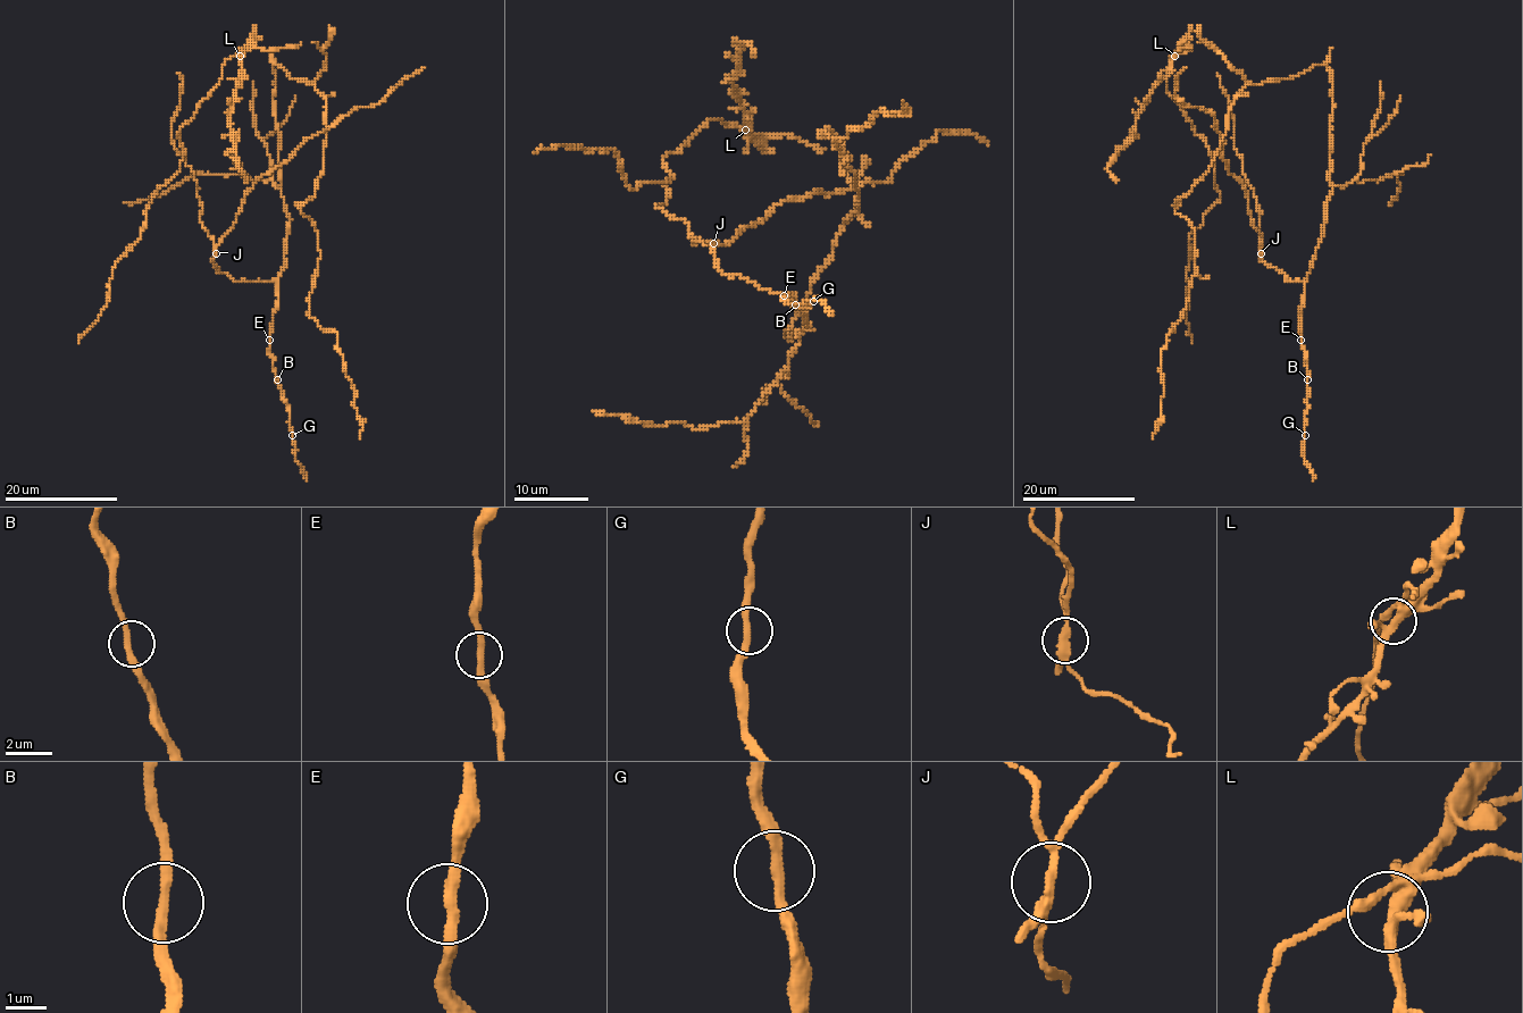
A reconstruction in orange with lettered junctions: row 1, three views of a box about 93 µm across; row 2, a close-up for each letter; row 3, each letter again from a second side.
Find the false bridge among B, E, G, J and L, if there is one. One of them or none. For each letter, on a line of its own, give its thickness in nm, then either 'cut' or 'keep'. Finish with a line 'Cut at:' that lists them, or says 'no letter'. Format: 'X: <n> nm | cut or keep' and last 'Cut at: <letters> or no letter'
B: 260 nm | keep
E: 280 nm | keep
G: 280 nm | keep
J: 240 nm | cut
L: 320 nm | keep
Cut at: J

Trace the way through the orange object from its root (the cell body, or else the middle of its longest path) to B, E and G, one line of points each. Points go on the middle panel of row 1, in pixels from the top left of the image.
B: (792, 334), (796, 336), (798, 333), (801, 336), (804, 329), (811, 327), (792, 298), (784, 300), (795, 304)
E: (792, 334), (796, 336), (798, 333), (801, 336), (804, 329), (811, 327), (796, 303), (784, 295)
G: (792, 334), (801, 336), (811, 327), (792, 298), (784, 300), (792, 304), (813, 301)

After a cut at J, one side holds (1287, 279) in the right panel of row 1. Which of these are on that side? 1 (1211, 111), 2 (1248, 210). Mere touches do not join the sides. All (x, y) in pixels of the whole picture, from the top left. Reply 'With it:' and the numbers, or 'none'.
With it: none

